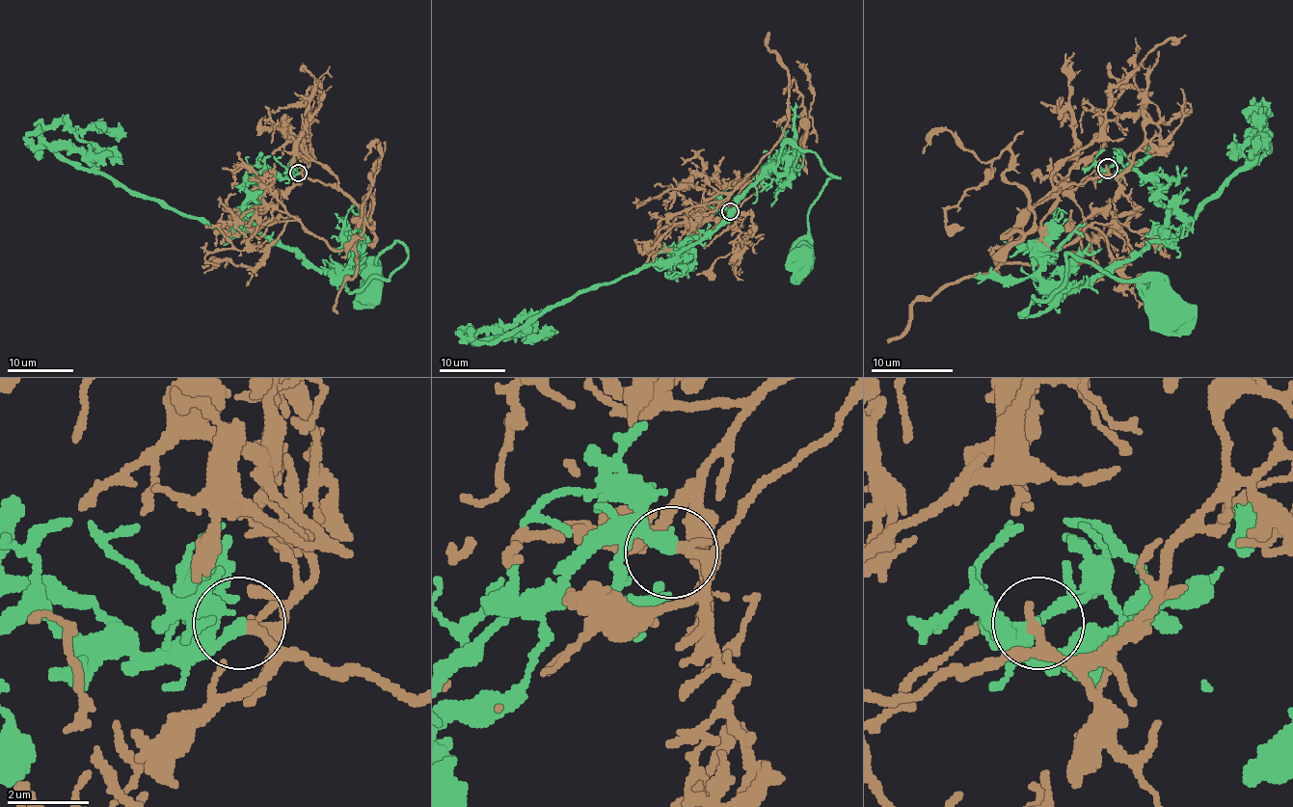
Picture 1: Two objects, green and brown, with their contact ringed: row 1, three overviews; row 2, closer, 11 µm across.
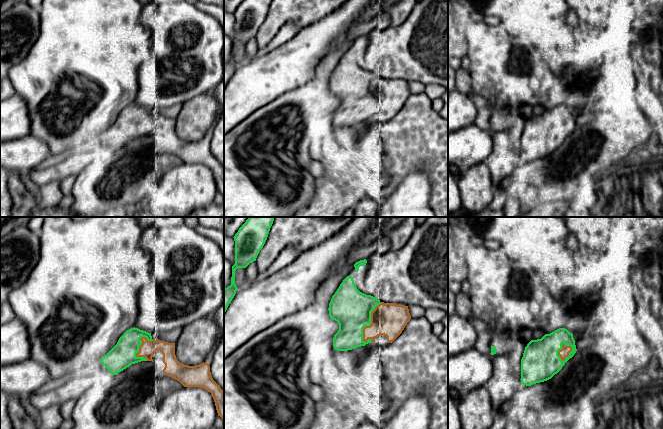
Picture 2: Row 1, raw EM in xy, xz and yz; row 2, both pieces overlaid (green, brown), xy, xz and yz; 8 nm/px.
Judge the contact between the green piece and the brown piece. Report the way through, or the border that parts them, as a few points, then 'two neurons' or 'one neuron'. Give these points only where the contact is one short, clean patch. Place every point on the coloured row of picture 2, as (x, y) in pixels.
two neurons

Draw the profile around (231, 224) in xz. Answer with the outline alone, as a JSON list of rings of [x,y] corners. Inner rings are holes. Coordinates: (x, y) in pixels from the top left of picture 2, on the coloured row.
[[[224,217],[224,232],[228,236],[234,237],[248,218],[249,217]]]

